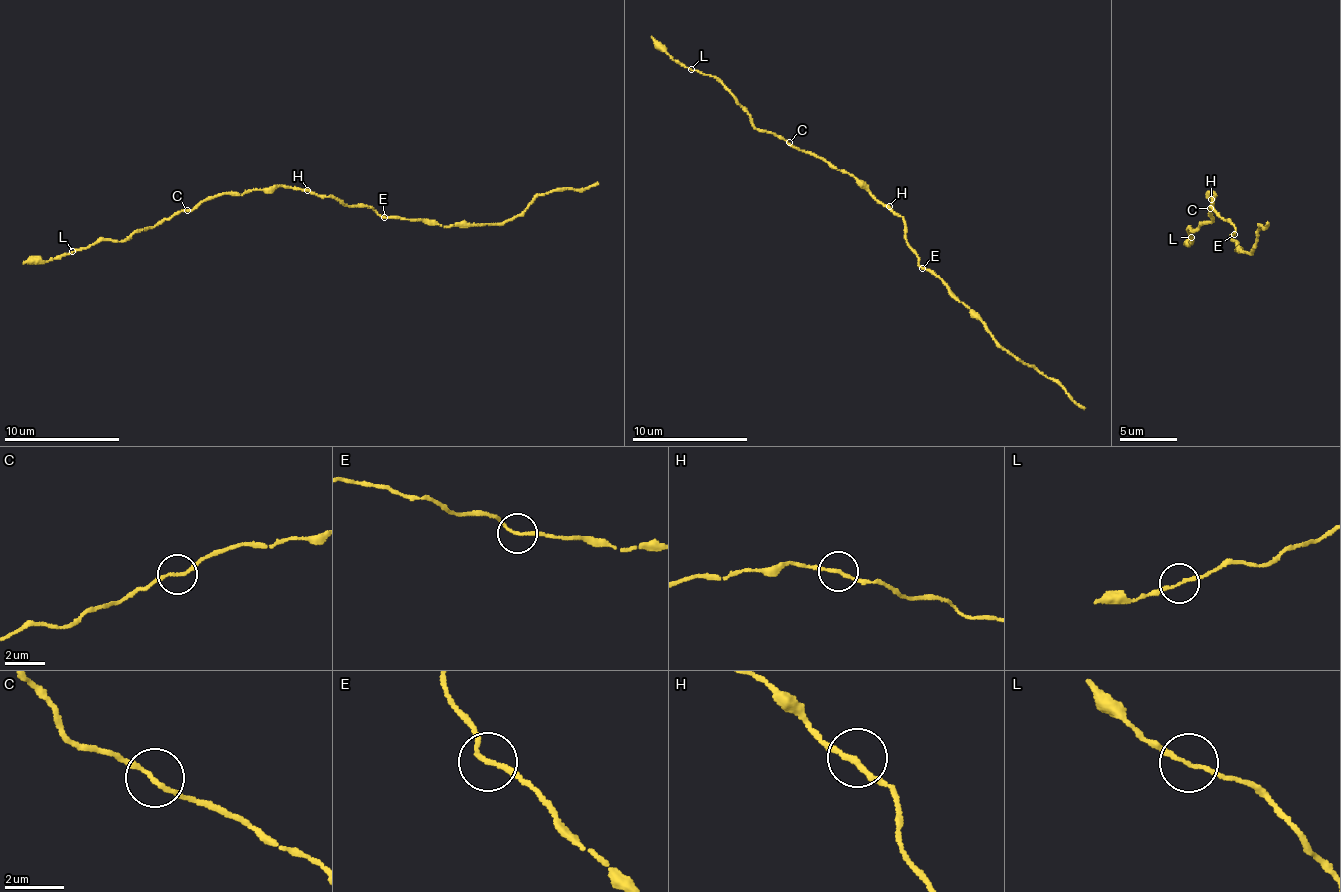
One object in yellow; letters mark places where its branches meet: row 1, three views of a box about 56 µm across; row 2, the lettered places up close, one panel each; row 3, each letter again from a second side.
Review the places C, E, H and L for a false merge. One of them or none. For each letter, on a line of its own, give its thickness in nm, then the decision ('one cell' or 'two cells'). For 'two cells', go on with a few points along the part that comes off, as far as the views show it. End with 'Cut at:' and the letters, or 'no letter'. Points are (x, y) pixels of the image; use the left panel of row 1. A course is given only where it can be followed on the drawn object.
C: 150 nm | one cell
E: 130 nm | one cell
H: 180 nm | one cell
L: 140 nm | one cell
Cut at: no letter

